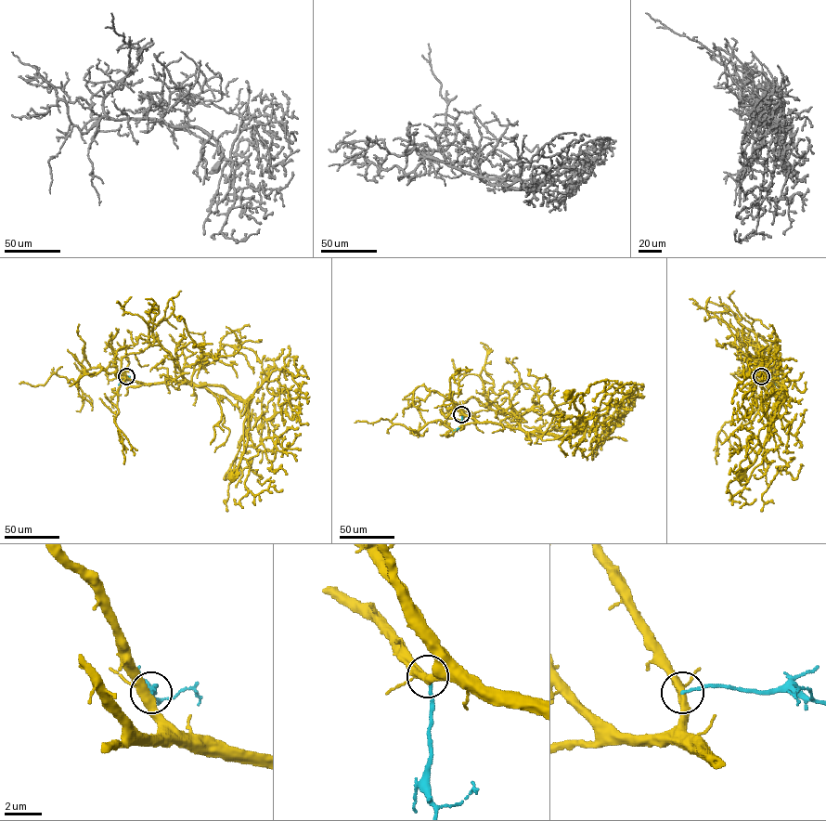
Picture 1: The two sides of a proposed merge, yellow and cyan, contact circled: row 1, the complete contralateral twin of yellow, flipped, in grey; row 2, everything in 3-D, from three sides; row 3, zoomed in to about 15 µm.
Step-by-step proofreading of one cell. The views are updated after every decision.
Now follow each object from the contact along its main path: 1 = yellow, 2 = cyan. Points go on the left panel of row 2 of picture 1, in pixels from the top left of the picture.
1: (127, 376), (145, 384), (187, 382), (198, 385), (219, 385), (244, 400), (244, 450), (231, 477)
2: (127, 376), (122, 384), (117, 368)

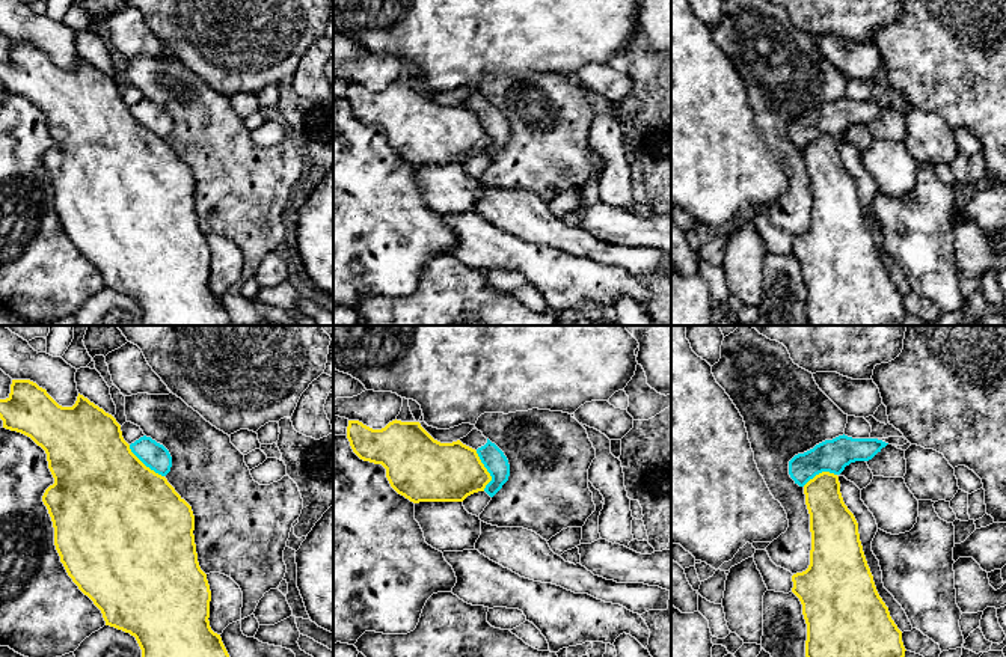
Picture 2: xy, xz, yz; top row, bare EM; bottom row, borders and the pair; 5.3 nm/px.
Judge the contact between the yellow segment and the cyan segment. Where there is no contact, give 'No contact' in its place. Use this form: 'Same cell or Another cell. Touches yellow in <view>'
Another cell. Touches yellow in xz

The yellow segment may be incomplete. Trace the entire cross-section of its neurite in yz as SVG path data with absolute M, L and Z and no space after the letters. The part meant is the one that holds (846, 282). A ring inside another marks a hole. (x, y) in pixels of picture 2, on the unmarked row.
M822 134L804 148L805 167L810 176L811 212L805 234L792 238L792 255L802 267L807 286L807 325L900 325L905 319L902 294L890 279L879 259L867 228L858 196L858 185L840 155L839 139Z

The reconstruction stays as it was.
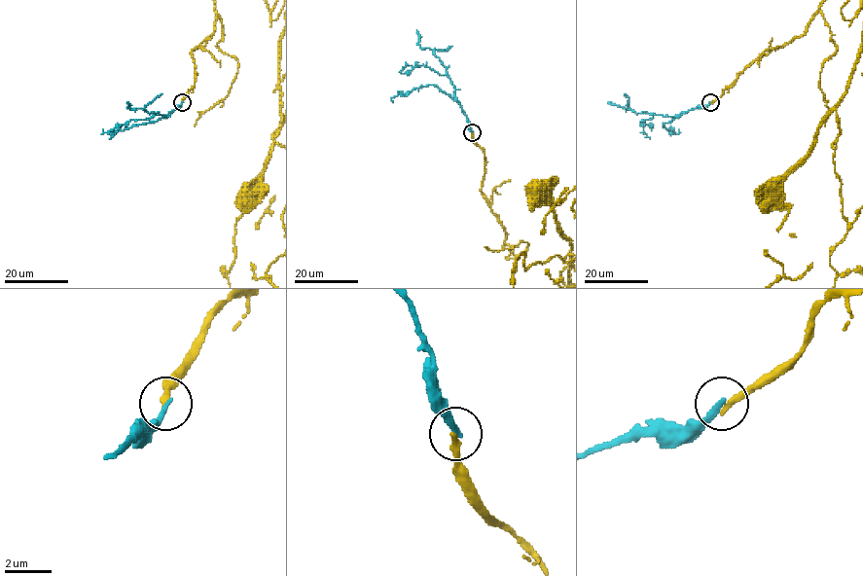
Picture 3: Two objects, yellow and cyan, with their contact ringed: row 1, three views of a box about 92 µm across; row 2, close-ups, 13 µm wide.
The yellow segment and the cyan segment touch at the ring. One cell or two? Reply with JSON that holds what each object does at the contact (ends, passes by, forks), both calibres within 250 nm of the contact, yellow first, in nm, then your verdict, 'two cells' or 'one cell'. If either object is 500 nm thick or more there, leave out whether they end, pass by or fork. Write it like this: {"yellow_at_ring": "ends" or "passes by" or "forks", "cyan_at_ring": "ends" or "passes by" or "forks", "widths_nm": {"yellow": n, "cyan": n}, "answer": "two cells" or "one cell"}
{"yellow_at_ring": "ends", "cyan_at_ring": "ends", "widths_nm": {"yellow": 300, "cyan": 260}, "answer": "two cells"}

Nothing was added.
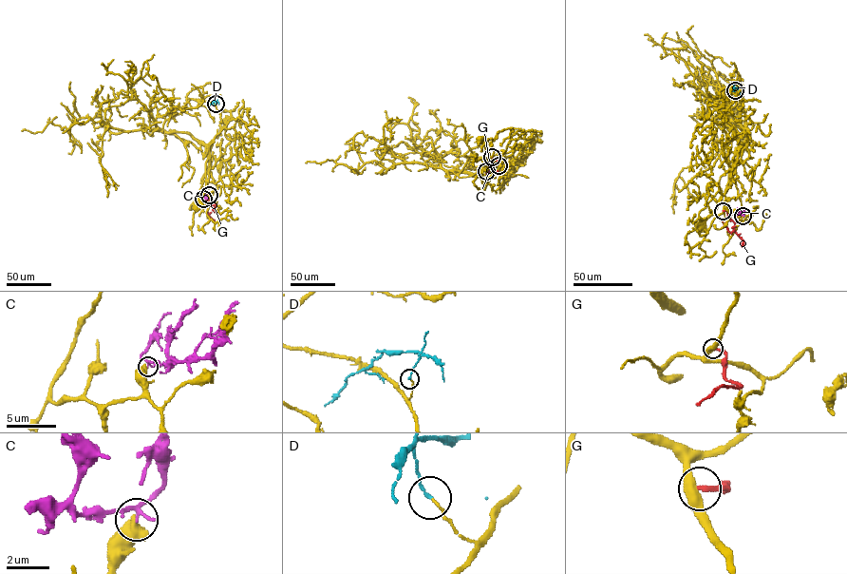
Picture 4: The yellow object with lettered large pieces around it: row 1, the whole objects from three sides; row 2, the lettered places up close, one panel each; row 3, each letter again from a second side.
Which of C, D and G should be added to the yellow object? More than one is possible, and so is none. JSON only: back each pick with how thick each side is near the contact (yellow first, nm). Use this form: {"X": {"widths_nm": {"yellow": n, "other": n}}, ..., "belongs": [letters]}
{"belongs": []}

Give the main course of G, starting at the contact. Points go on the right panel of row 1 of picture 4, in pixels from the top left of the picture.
G: (723, 210), (734, 222), (734, 231), (743, 240), (742, 243)

